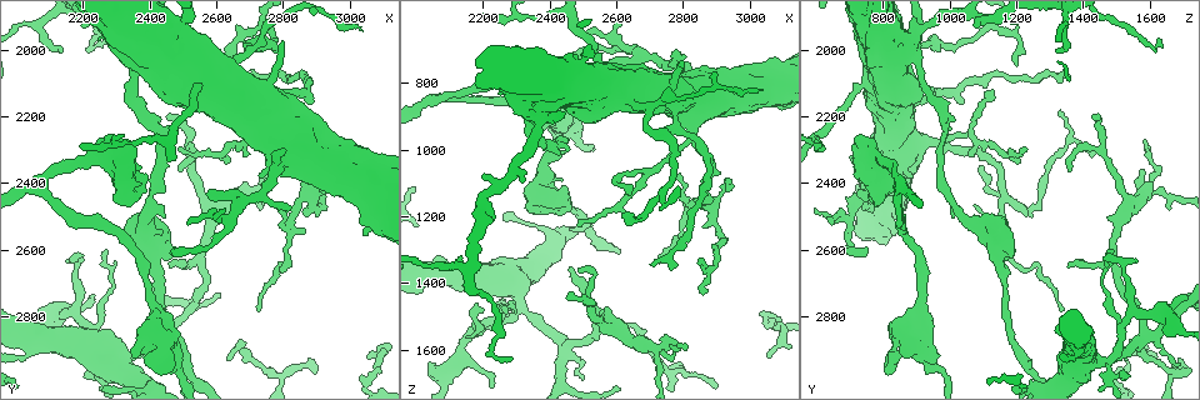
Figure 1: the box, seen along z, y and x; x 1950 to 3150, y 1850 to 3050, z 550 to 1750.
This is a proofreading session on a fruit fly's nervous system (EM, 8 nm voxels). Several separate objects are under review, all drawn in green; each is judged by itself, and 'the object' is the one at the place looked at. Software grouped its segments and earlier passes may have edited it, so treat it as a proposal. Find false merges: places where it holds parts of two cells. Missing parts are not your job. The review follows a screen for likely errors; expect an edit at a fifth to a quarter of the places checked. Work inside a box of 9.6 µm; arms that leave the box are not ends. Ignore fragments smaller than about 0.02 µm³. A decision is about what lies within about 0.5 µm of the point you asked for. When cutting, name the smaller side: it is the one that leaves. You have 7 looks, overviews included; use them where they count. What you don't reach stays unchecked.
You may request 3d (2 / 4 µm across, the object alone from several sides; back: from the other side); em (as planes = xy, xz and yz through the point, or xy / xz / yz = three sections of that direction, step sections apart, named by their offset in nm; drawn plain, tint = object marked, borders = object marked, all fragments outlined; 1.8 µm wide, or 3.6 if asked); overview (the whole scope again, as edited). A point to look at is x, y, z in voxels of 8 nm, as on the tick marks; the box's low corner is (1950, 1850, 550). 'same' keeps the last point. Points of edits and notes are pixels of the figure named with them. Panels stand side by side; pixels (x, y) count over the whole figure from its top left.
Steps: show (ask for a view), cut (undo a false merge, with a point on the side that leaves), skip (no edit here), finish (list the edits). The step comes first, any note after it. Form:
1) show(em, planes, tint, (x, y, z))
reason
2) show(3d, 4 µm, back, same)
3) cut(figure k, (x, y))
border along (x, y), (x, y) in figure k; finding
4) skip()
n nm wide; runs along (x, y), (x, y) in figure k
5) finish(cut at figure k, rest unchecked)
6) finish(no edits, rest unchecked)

show(em, 3.6 µm, yz, step 16, tint, (2350, 2050, 900))

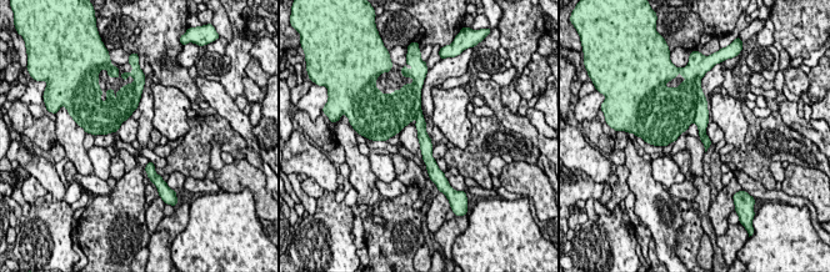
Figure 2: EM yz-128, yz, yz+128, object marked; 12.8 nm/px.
cut(figure 2, (701, 116))
border along (698, 92), (693, 121) in figure 2; two cells meet here

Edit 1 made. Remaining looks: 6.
show(em, planes, tint, (2350, 2410, 820))
sharp bend

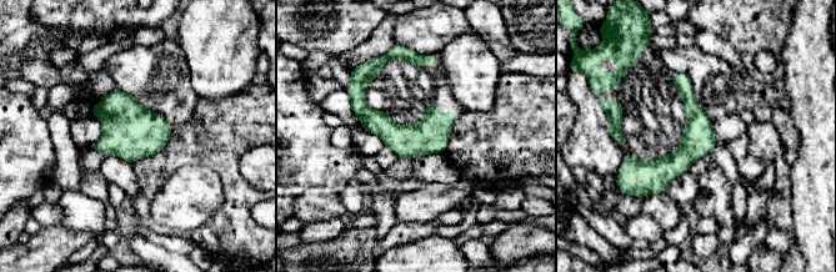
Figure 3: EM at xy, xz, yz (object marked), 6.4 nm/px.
skip()
220 nm wide; runs along (353, 99), (390, 132), (455, 115) in figure 3; one cell here

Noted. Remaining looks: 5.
show(3d, 4 µm, (2080, 2430, 850))
three arms meet

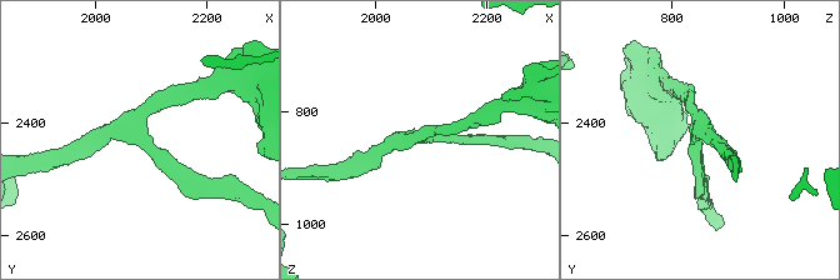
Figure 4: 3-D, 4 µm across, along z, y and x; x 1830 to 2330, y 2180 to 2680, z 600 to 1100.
show(em, 3.6 µm, planes, tint, (2085, 2425, 850))
3 arms; arms of 170, 190, 220 nm; shape alone is not enough

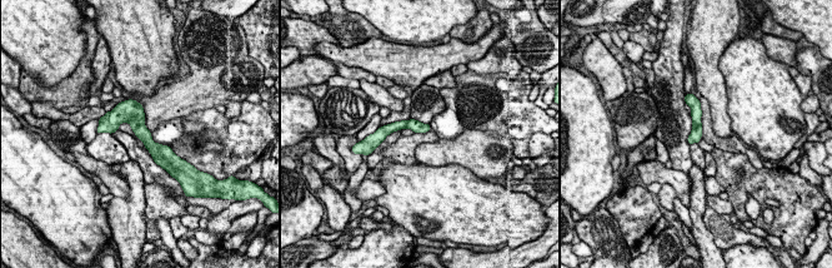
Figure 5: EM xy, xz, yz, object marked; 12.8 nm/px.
skip()
runs along (104, 129), (129, 119), (168, 153) in figure 5; all the same cell

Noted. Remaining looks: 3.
finish(cut at figure 2, rest unchecked)

